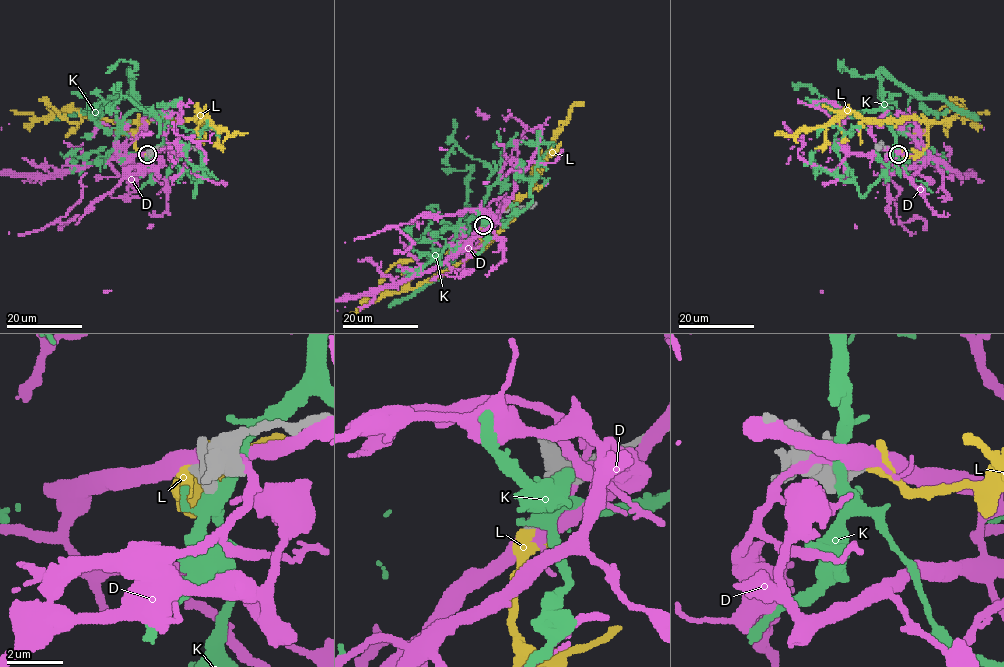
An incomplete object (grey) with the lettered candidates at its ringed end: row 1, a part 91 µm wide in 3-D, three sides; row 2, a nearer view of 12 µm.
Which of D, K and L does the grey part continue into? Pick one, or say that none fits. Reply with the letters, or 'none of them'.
L

